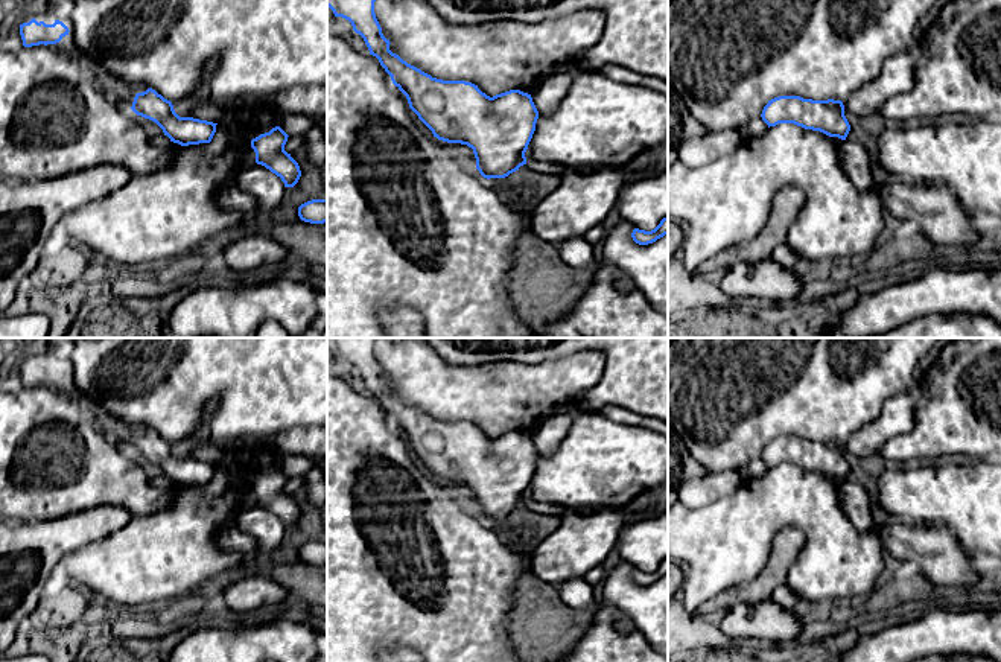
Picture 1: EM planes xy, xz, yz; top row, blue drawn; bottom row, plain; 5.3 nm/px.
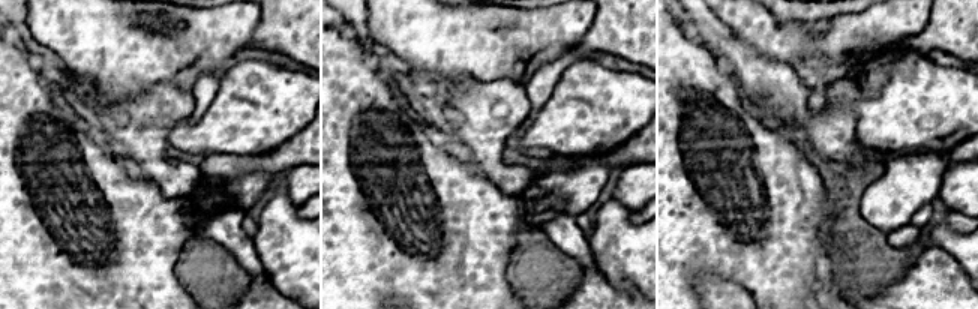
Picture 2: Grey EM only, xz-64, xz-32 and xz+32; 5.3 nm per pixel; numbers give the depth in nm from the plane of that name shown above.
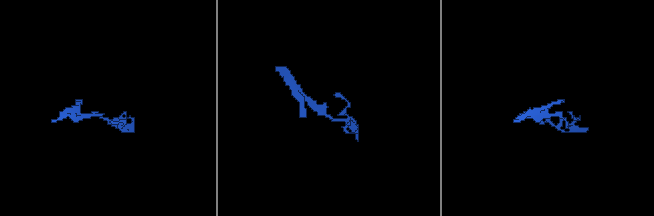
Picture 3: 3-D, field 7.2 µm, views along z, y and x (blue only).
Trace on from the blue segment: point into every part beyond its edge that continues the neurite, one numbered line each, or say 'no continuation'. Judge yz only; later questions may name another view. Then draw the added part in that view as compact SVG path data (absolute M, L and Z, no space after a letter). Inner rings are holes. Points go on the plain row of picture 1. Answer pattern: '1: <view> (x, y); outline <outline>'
1: yz (898, 416); outline M910 390L890 397L881 414L843 441L844 450L856 458L876 455L881 444L913 429L922 390Z

